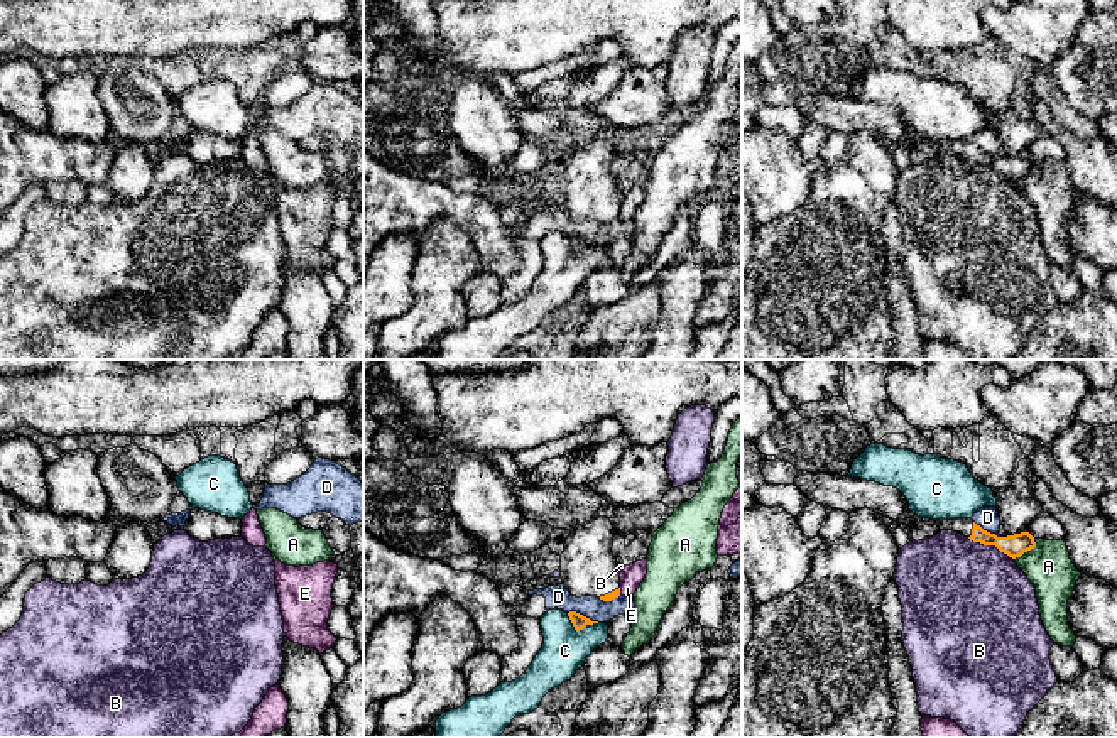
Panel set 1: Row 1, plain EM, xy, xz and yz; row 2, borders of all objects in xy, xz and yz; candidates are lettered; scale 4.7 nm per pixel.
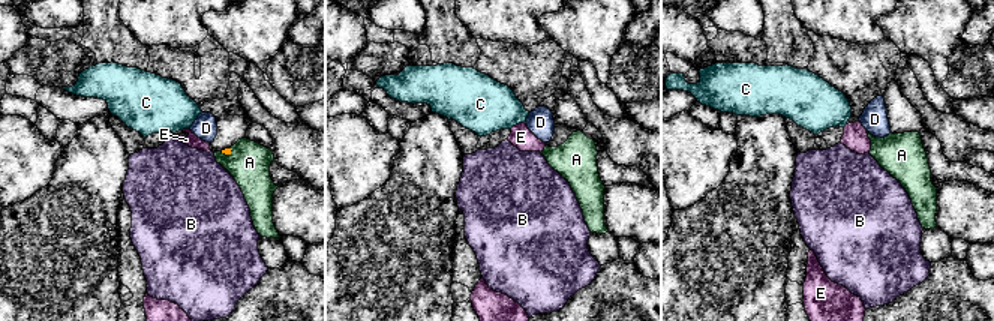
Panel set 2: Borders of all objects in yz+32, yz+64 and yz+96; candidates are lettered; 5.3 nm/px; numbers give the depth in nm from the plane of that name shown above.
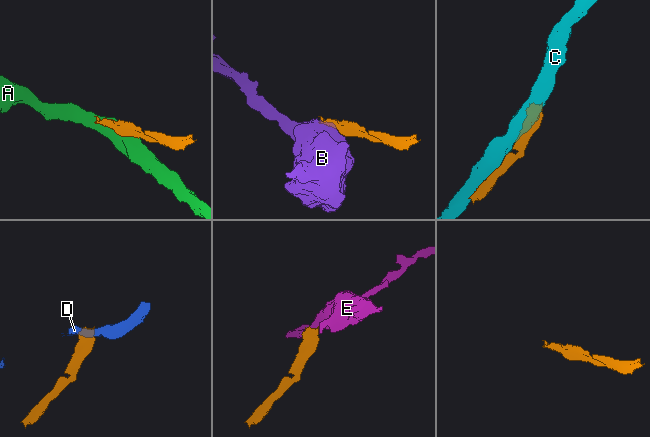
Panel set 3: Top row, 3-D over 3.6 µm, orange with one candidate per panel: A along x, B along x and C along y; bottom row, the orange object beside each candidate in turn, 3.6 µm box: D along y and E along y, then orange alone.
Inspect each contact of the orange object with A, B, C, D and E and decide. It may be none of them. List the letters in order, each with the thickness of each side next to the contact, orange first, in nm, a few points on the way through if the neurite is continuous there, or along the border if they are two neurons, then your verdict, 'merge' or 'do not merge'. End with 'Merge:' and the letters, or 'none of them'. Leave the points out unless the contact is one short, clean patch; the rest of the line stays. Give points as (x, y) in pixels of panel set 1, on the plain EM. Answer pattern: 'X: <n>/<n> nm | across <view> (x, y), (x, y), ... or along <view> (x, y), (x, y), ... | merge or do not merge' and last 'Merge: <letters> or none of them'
A: 110/220 nm | do not merge
B: 110/480 nm | do not merge
C: 70/220 nm | do not merge
D: 70/110 nm | along xz (568, 233), (578, 233), (599, 244) | do not merge
E: 40/110 nm | along xz (619, 210), (621, 215) | do not merge
Merge: none of them

